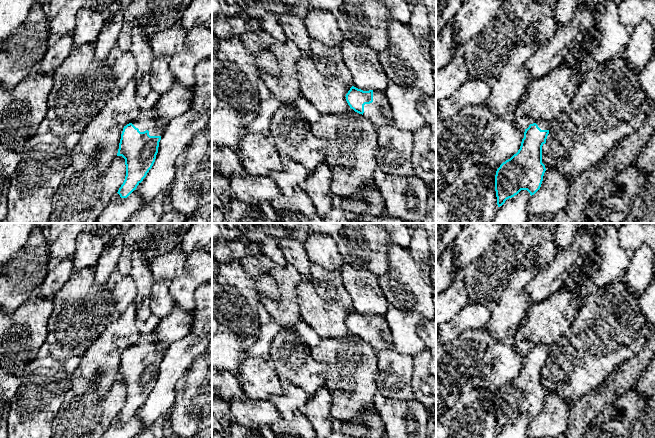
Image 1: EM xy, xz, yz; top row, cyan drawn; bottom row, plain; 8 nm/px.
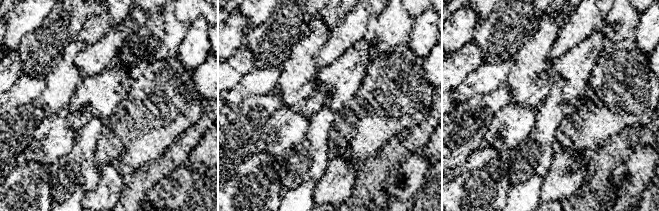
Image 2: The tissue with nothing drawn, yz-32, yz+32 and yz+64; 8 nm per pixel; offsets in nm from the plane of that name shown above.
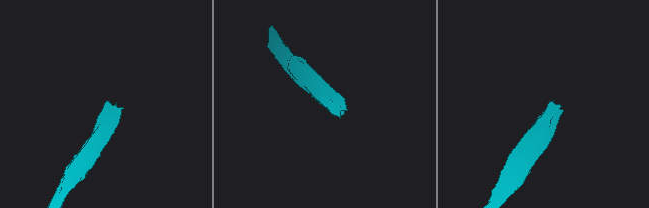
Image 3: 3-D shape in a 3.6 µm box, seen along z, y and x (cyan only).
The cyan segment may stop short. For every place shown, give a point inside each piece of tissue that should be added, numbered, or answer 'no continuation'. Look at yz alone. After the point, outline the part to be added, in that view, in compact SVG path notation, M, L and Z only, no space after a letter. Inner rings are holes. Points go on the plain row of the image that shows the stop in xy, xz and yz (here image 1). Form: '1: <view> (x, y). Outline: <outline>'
1: yz (542, 348). Outline: M542 343L541 344L537 344L535 347L538 349L538 351L541 354L549 354L550 353L551 347L545 345L545 344L542 344Z

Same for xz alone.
1: xz (379, 337). Outline: M373 314L373 326L364 329L363 340L376 353L393 349L393 338L385 316Z

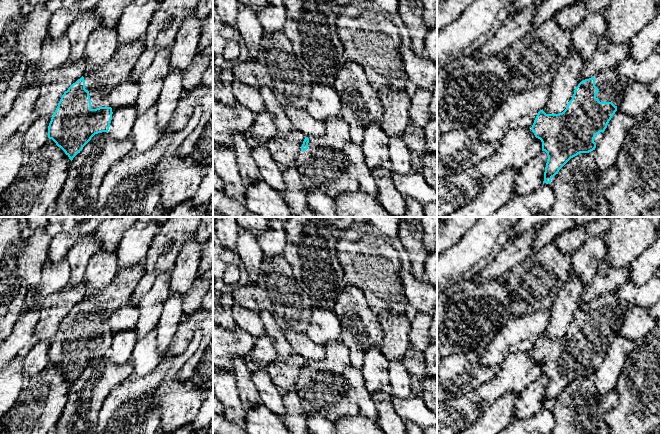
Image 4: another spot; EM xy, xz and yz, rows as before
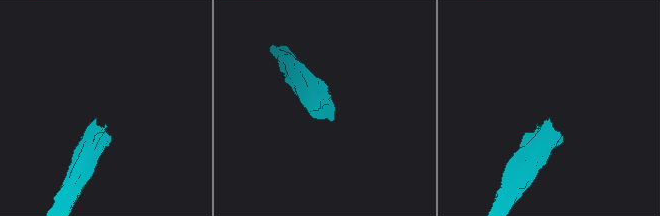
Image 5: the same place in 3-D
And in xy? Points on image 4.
1: xy (100, 306). Outline: M144 260L136 265L121 267L109 285L102 291L84 298L85 313L89 315L91 333L111 331L110 316L130 300L144 275Z

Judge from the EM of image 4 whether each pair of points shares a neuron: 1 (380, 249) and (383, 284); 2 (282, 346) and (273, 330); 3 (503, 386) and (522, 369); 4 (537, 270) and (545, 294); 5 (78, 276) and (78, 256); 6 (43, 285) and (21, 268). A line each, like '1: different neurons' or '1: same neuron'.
1: same neuron
2: same neuron
3: same neuron
4: same neuron
5: same neuron
6: different neurons

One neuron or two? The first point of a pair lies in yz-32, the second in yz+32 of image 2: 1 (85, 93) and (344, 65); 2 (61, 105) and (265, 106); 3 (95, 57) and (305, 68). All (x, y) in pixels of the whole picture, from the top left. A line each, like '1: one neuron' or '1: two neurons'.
1: one neuron
2: two neurons
3: two neurons

